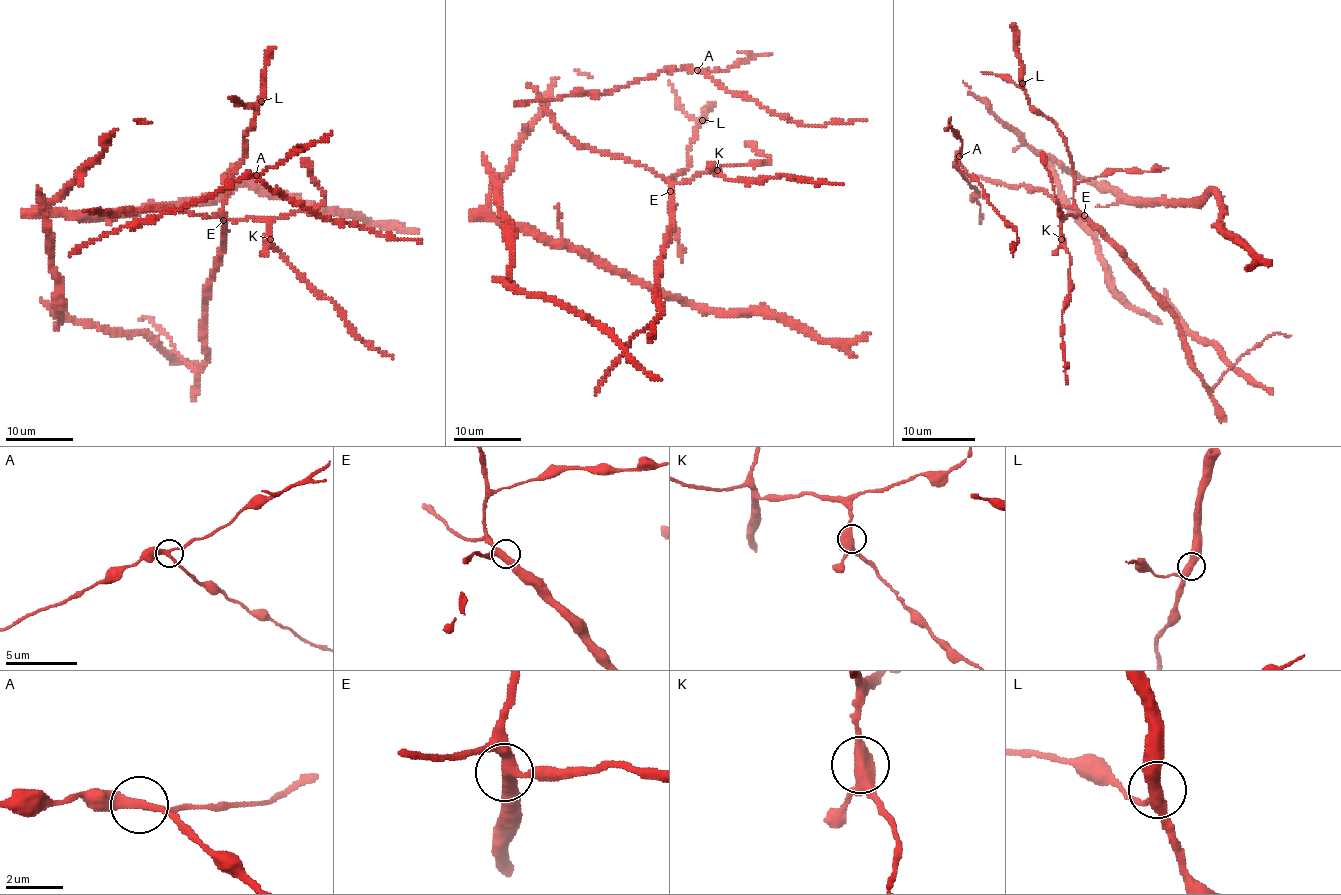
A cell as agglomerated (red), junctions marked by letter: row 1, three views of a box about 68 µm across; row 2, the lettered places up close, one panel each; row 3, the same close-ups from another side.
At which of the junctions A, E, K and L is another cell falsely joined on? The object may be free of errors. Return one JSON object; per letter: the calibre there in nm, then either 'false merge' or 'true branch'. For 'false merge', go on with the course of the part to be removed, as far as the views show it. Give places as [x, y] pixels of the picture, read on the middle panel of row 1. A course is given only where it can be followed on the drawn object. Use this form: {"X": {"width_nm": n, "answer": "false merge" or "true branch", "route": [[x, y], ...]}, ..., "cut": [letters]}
{"A": {"width_nm": 280, "answer": "true branch"}, "E": {"width_nm": 360, "answer": "true branch"}, "K": {"width_nm": 440, "answer": "true branch"}, "L": {"width_nm": 380, "answer": "true branch"}, "cut": []}

